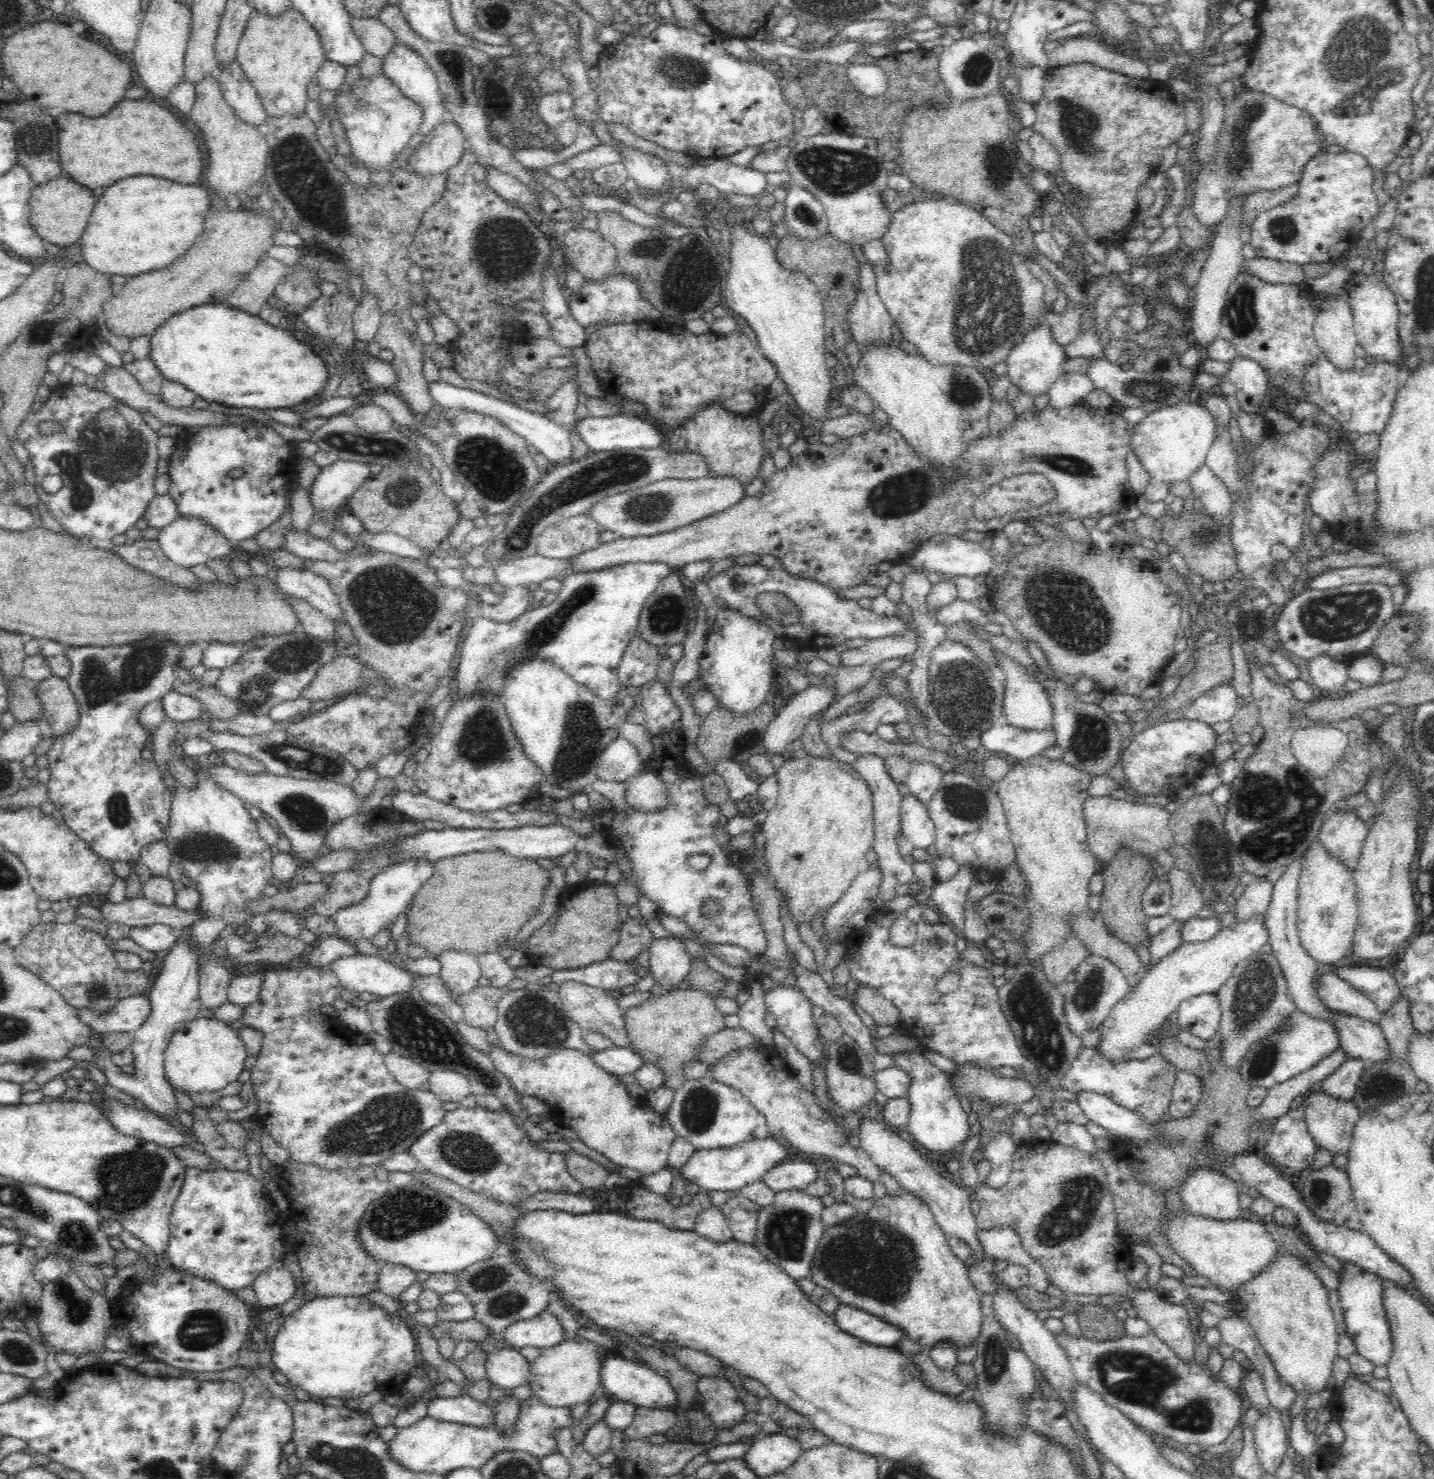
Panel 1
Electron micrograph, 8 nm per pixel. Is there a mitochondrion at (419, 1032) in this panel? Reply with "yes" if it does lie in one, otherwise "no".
yes

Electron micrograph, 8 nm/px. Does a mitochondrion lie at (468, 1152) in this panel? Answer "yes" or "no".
yes

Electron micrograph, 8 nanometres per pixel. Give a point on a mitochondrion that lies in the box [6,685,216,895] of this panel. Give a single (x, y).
(118, 812)

